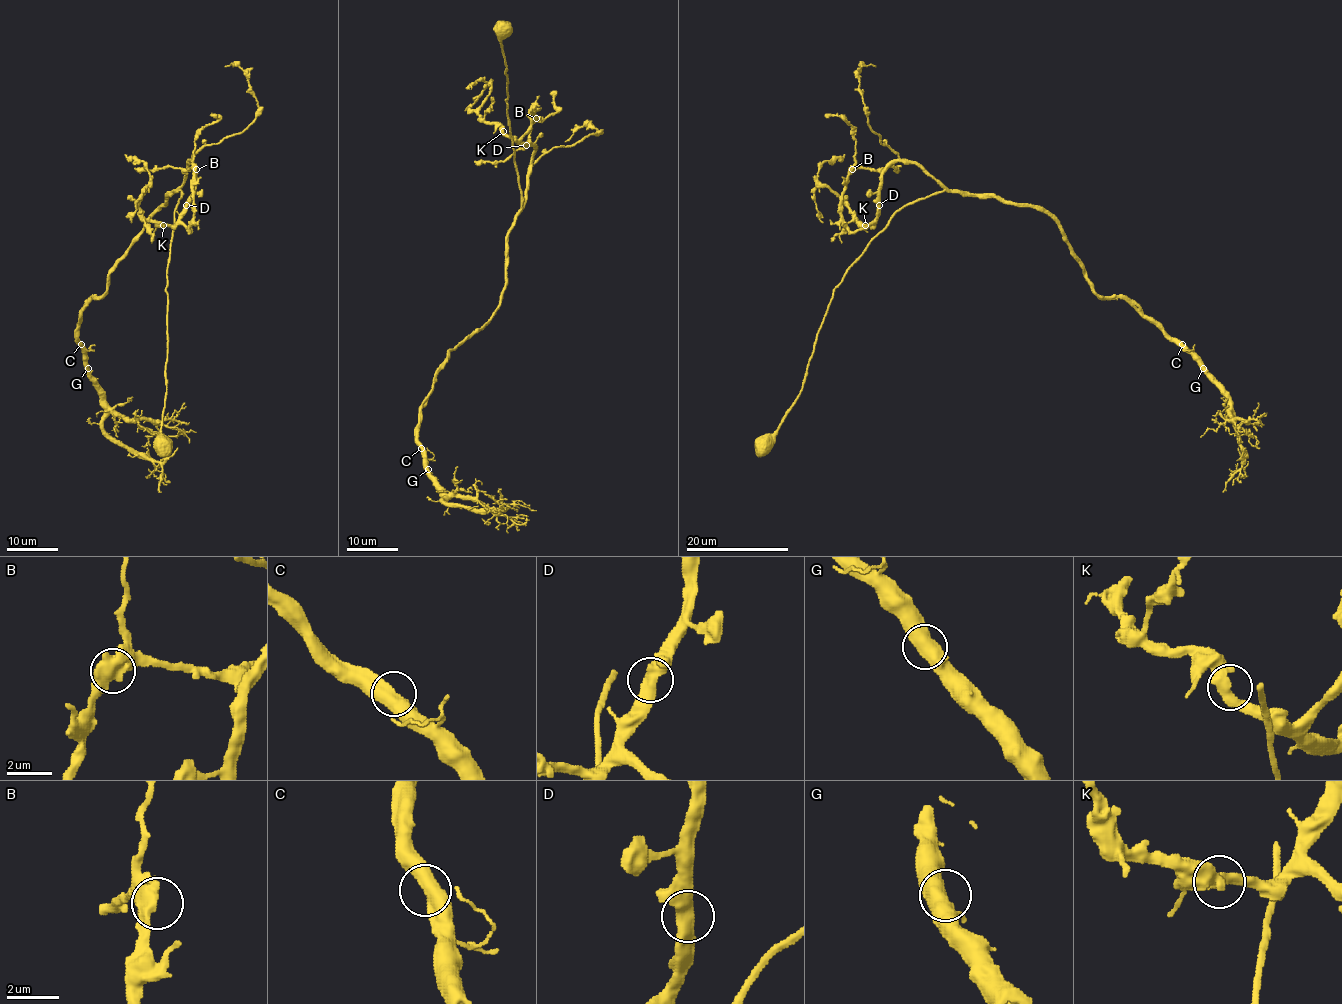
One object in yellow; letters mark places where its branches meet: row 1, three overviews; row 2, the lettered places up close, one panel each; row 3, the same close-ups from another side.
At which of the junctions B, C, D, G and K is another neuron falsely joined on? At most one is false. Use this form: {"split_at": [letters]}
{"split_at": []}

